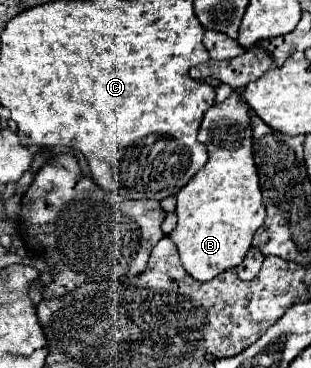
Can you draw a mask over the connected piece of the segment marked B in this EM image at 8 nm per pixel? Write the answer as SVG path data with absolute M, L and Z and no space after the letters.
M237 92L207 110L197 138L207 146L209 160L191 178L191 182L177 192L175 212L179 222L169 238L179 248L183 268L195 280L205 282L243 262L247 250L251 248L253 234L265 220L265 206L253 162L249 110L239 100Z

